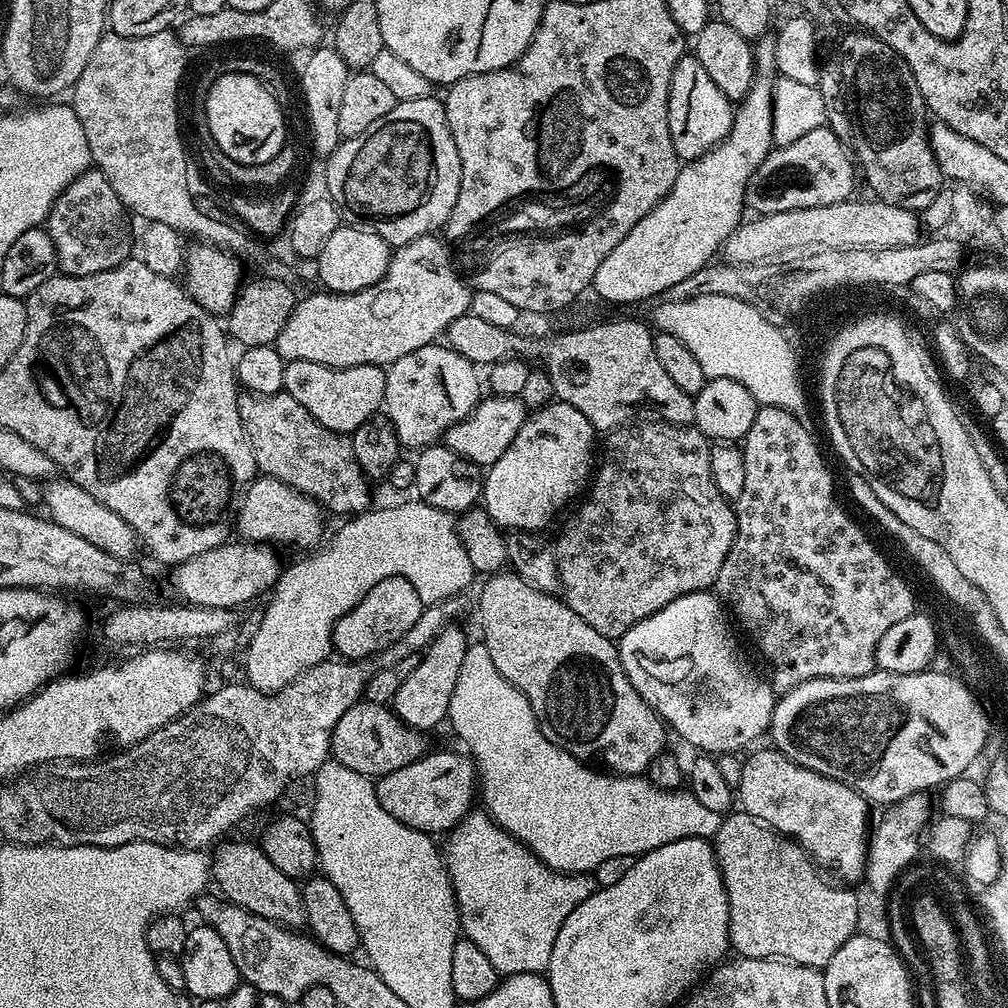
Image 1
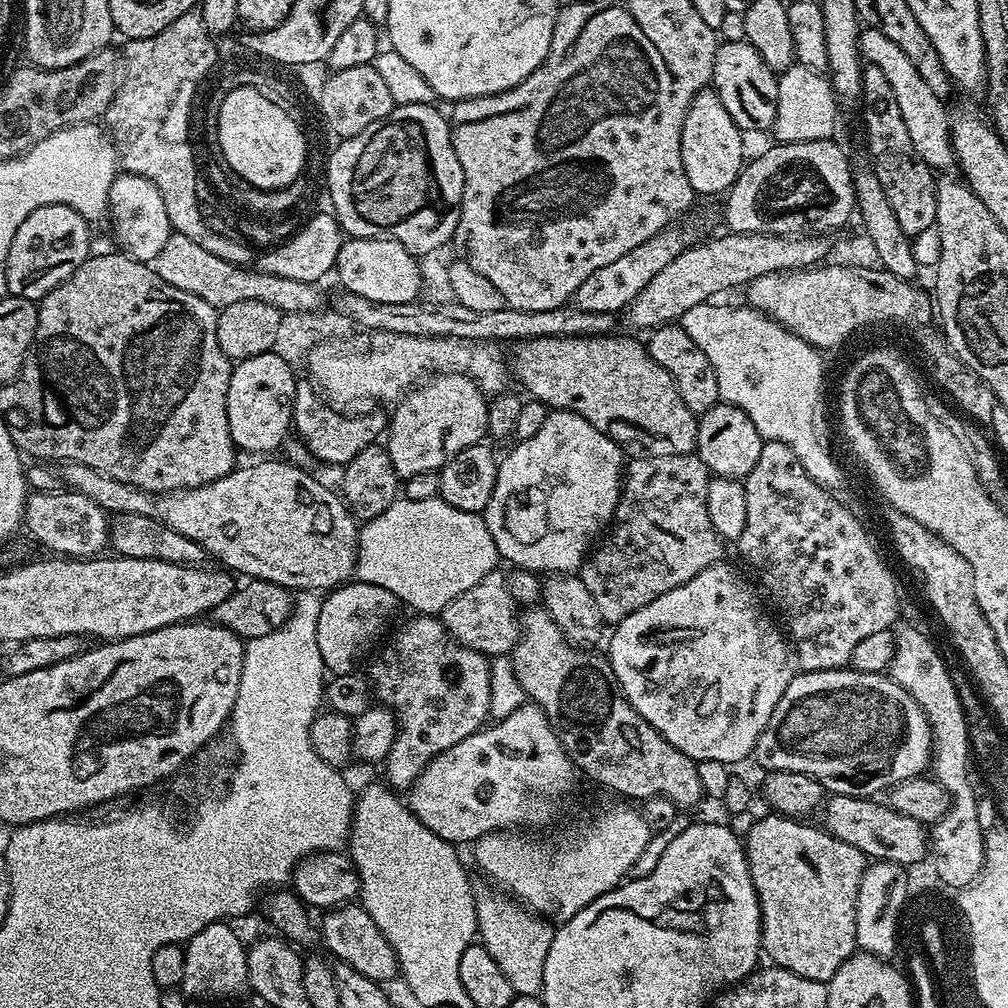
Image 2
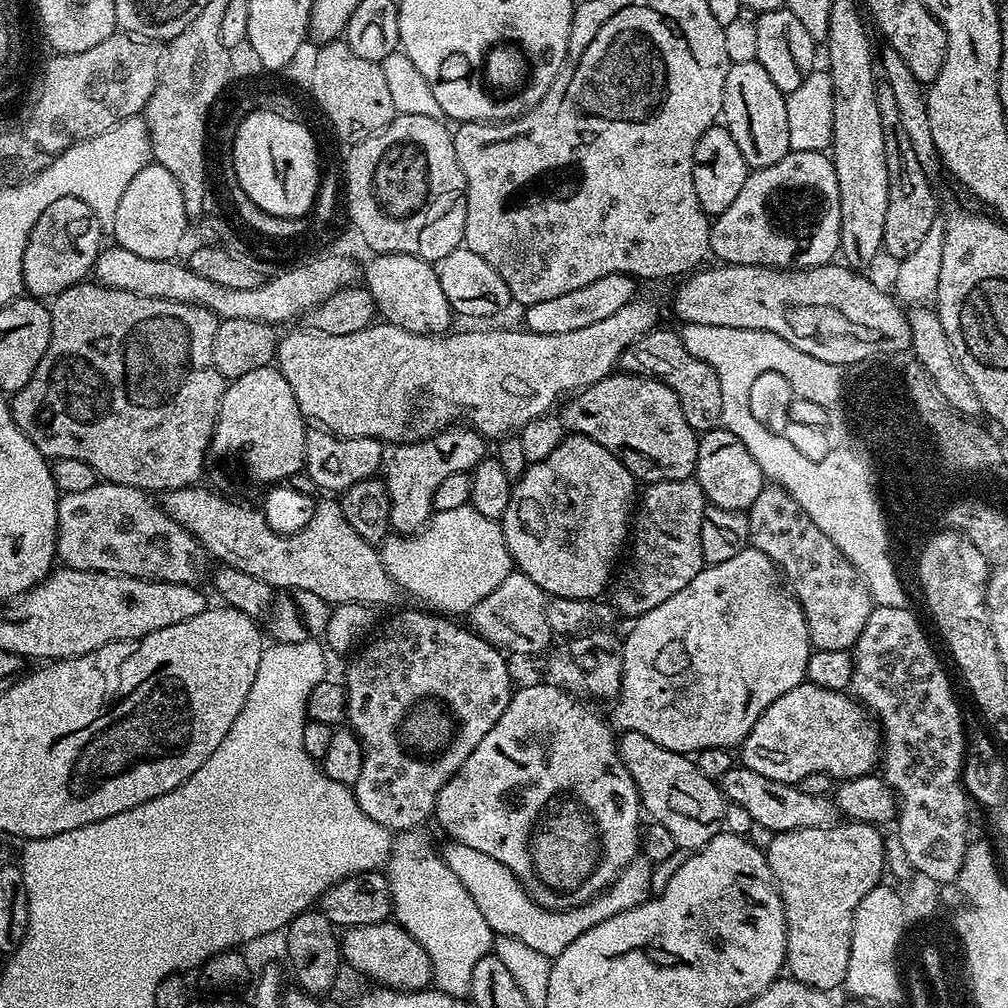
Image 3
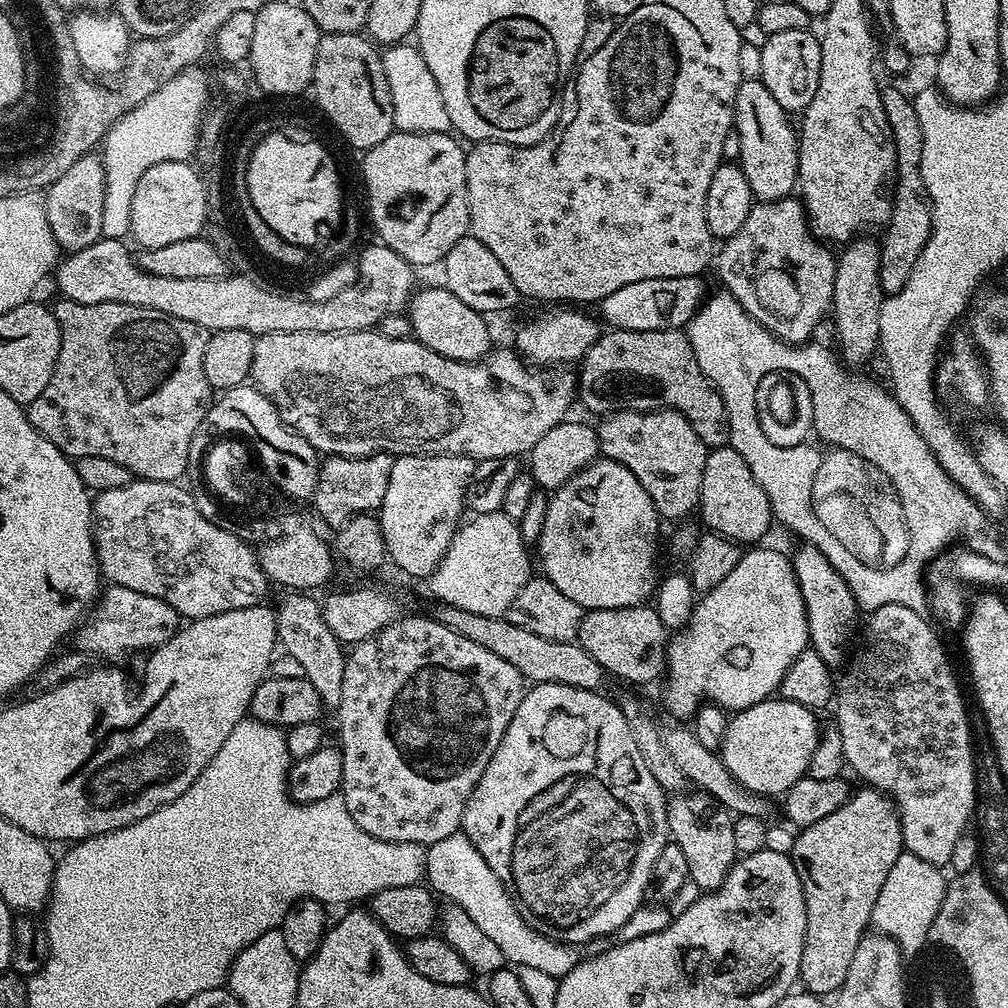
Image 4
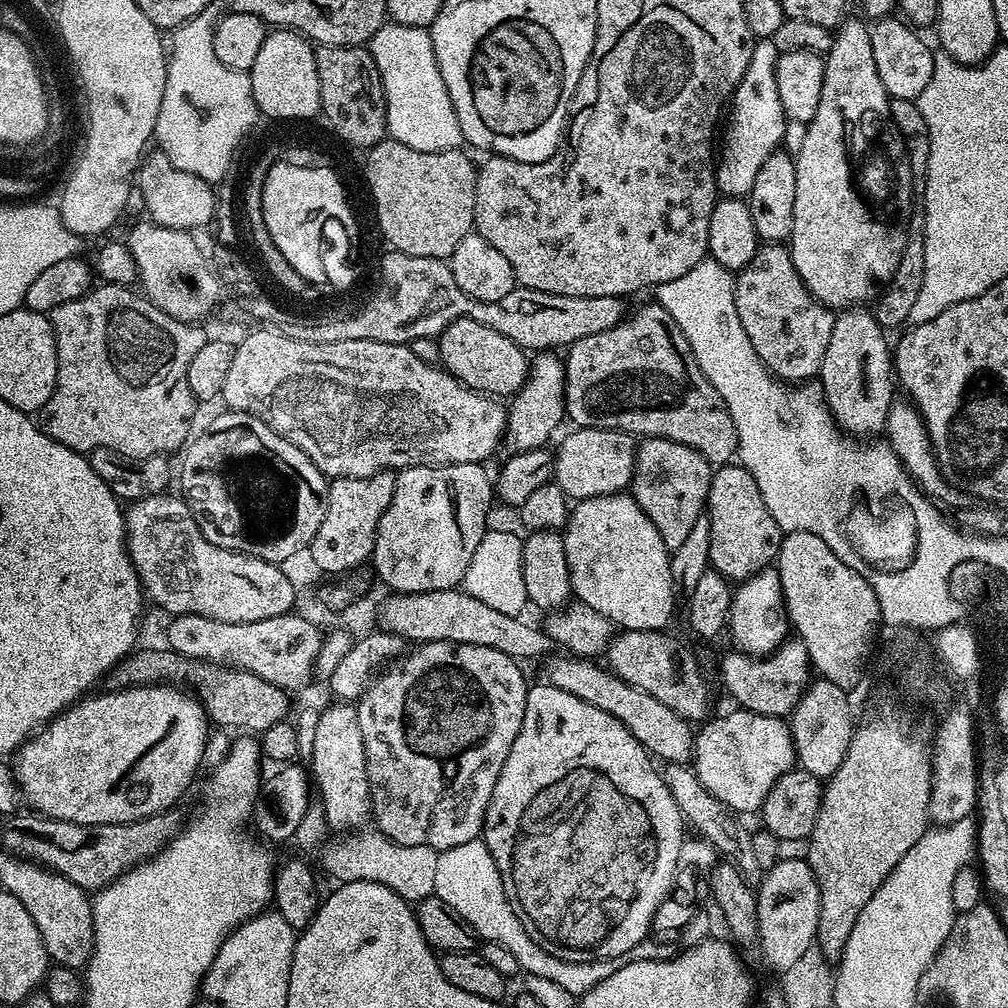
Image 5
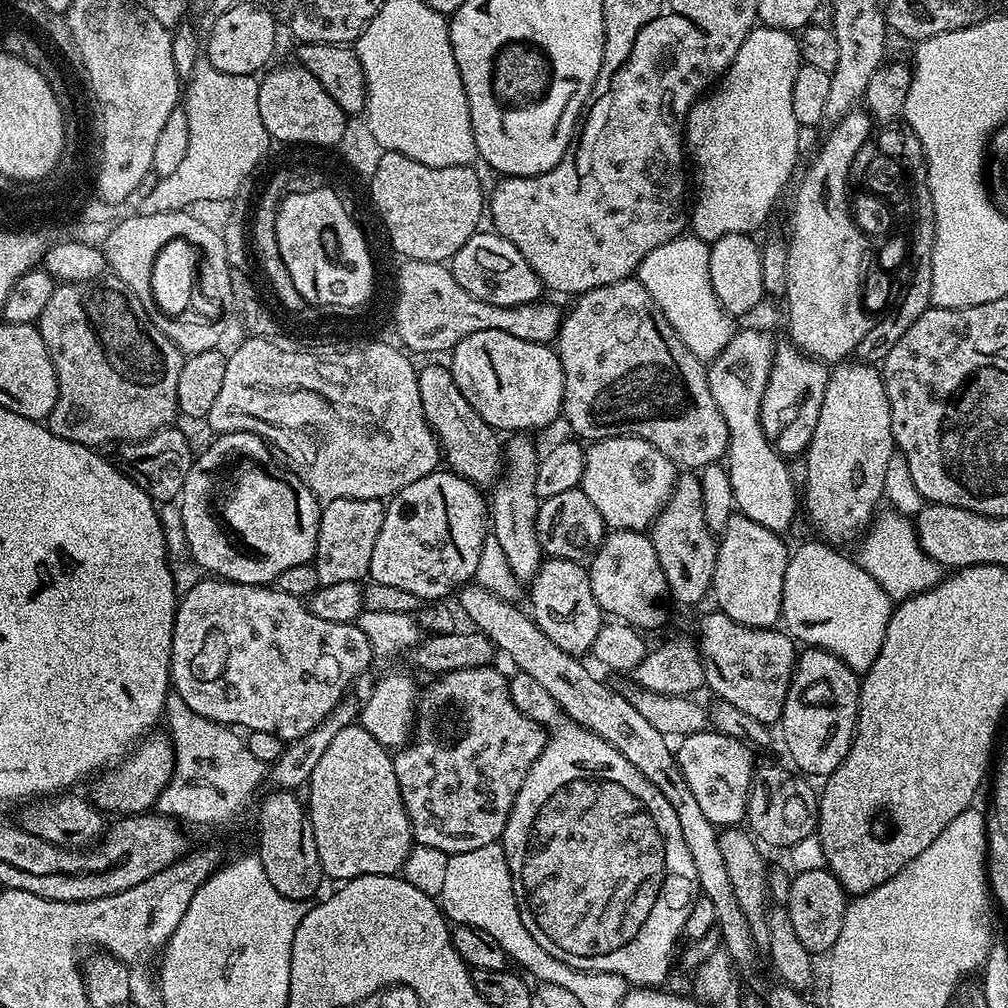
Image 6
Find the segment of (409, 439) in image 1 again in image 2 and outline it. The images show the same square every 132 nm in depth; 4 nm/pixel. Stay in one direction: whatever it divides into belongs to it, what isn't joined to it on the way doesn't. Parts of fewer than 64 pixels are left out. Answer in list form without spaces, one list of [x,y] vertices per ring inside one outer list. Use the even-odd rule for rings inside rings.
[[[462,372],[429,375],[391,412],[386,424],[386,449],[400,478],[439,472],[454,454],[488,436],[488,400],[480,387]]]

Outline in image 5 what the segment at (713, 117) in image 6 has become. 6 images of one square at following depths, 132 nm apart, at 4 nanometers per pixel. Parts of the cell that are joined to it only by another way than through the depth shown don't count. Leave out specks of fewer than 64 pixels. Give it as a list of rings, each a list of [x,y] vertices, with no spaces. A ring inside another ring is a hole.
[[[764,38],[753,43],[750,66],[746,66],[746,74],[742,74],[742,82],[738,82],[732,94],[730,111],[726,116],[728,129],[724,132],[724,149],[721,152],[719,149],[715,161],[716,186],[725,197],[747,197],[766,158],[770,158],[781,147],[780,139],[784,136],[786,117],[778,98],[778,82],[774,82],[777,55],[771,39]]]

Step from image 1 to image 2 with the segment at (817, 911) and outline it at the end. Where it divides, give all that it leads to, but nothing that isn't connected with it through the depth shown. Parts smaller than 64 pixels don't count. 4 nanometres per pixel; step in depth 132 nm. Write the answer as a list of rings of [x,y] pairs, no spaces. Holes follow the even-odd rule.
[[[779,814],[761,815],[747,836],[743,837],[744,852],[748,856],[750,878],[760,903],[760,943],[773,965],[785,968],[802,978],[828,981],[834,978],[838,966],[846,958],[855,956],[856,903],[859,883],[866,867],[866,857],[858,846],[834,838],[823,827],[811,828],[799,824],[799,819]]]

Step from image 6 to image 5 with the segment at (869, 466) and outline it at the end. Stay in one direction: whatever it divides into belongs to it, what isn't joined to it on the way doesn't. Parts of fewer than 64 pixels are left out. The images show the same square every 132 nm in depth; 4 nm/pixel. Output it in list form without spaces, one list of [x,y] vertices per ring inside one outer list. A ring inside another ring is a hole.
[[[857,306],[841,311],[836,316],[834,330],[830,330],[830,346],[826,346],[826,358],[818,383],[824,390],[824,400],[832,412],[832,419],[849,437],[876,438],[885,431],[888,411],[894,402],[894,352],[885,329],[880,327],[871,311],[863,312]]]

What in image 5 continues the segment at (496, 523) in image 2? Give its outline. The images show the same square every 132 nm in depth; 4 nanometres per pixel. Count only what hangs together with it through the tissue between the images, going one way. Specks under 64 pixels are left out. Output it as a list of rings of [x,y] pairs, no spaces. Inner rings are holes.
[[[623,491],[612,496],[575,501],[562,535],[572,592],[579,603],[598,610],[598,614],[612,621],[620,630],[658,632],[668,628],[678,593],[678,584],[672,575],[672,557],[662,542],[662,534],[658,534],[658,526],[646,518],[642,506],[638,506],[632,495]]]

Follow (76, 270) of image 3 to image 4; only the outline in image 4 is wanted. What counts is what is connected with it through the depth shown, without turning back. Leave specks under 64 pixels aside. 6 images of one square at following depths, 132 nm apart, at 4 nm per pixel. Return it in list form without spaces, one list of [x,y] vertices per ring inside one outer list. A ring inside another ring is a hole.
[[[89,154],[83,156],[78,162],[74,162],[74,166],[70,166],[70,170],[66,170],[66,174],[62,174],[62,178],[58,178],[58,182],[54,182],[47,188],[43,201],[46,218],[50,222],[50,230],[56,239],[57,249],[63,250],[65,253],[77,252],[101,239],[103,232],[100,231],[106,227],[104,219],[104,166],[101,157]]]

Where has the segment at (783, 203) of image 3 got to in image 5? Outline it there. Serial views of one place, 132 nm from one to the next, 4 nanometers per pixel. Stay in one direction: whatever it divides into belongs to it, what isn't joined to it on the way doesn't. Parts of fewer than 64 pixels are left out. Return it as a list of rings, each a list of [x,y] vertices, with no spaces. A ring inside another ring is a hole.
[[[761,243],[752,261],[735,273],[734,283],[734,306],[738,306],[742,330],[746,330],[746,338],[769,372],[785,382],[808,382],[819,377],[836,316],[833,309],[819,304],[806,290],[798,270],[794,270],[791,251],[783,243]]]

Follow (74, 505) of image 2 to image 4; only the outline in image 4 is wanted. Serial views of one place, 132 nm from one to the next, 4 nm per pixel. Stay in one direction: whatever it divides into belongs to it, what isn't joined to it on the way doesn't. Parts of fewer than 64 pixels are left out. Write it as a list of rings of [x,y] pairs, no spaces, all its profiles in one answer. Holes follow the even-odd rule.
[[[139,478],[126,486],[118,487],[115,490],[106,490],[99,493],[93,501],[93,540],[96,548],[96,558],[99,562],[101,575],[111,584],[126,586],[127,589],[138,591],[140,594],[149,594],[151,597],[162,597],[166,603],[175,608],[176,612],[188,620],[209,617],[210,614],[225,613],[226,610],[245,609],[246,606],[261,603],[270,589],[270,582],[264,571],[260,568],[259,559],[255,551],[245,541],[233,532],[227,531],[223,525],[214,523],[206,518],[198,510],[197,504],[189,489],[172,481],[170,483],[158,482],[157,480],[142,480]]]

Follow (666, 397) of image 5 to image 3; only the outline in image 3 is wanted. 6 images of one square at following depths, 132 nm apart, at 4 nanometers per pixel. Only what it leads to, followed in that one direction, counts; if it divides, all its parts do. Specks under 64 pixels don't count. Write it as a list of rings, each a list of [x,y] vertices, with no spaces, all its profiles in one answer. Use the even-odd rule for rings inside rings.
[[[653,330],[638,338],[620,355],[619,367],[635,376],[653,376],[662,381],[674,394],[678,394],[678,402],[682,402],[682,414],[686,414],[686,422],[698,434],[703,434],[723,425],[722,418],[722,386],[718,383],[718,374],[706,362],[694,358],[690,350],[681,342],[679,335],[673,332]]]

